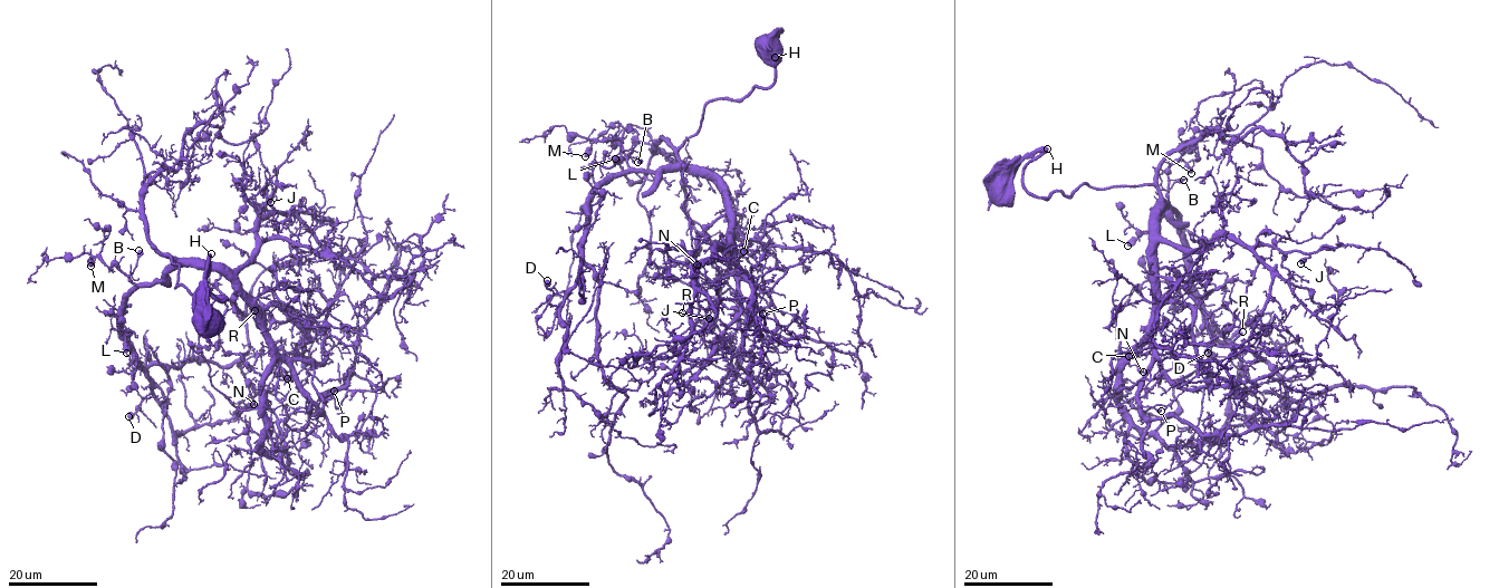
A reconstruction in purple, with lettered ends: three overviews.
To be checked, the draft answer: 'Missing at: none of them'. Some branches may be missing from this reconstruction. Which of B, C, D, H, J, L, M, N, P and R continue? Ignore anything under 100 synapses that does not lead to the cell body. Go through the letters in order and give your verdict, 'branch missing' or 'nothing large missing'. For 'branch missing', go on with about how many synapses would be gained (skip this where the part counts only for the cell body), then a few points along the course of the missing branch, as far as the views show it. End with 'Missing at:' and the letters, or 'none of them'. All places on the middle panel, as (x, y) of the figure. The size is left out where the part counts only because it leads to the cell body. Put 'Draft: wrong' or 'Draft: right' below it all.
B: nothing large missing
C: nothing large missing
D: nothing large missing
H: nothing large missing
J: nothing large missing
L: nothing large missing
M: nothing large missing
N: nothing large missing
P: nothing large missing
R: nothing large missing
Missing at: none of them
Draft: right

